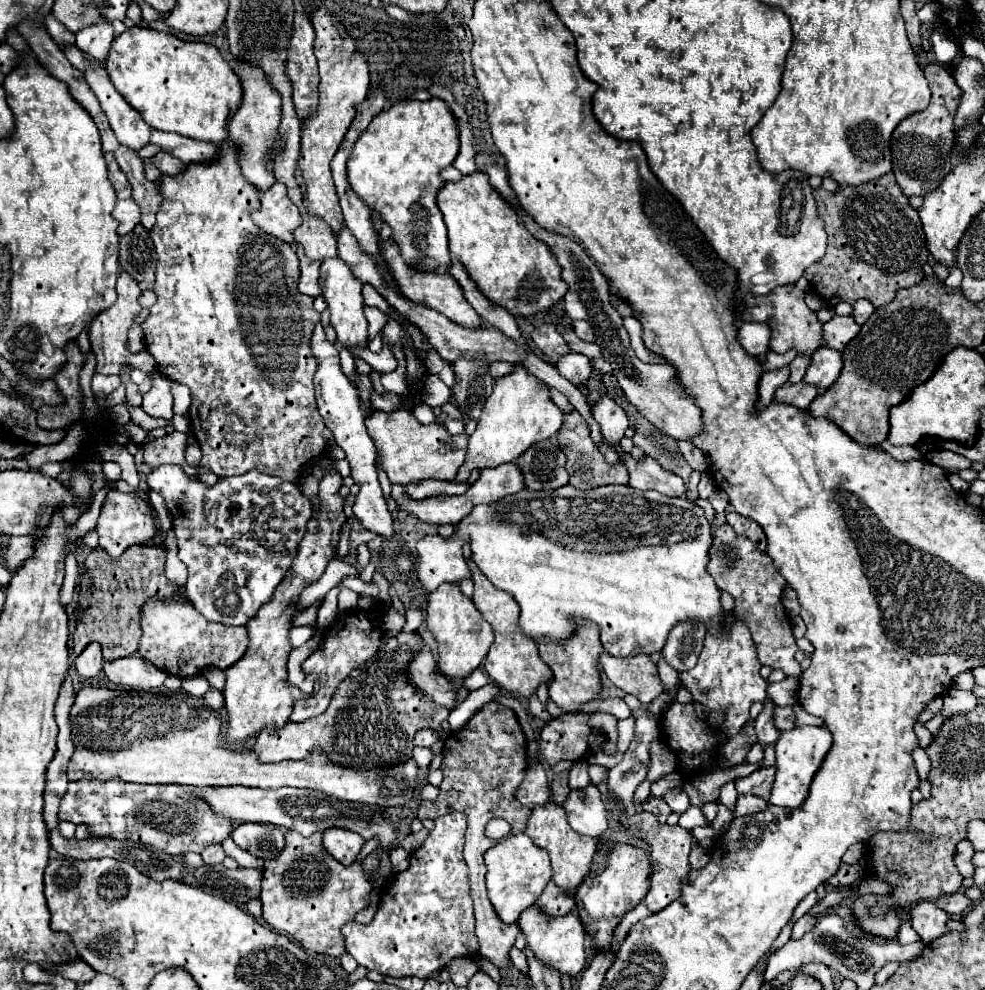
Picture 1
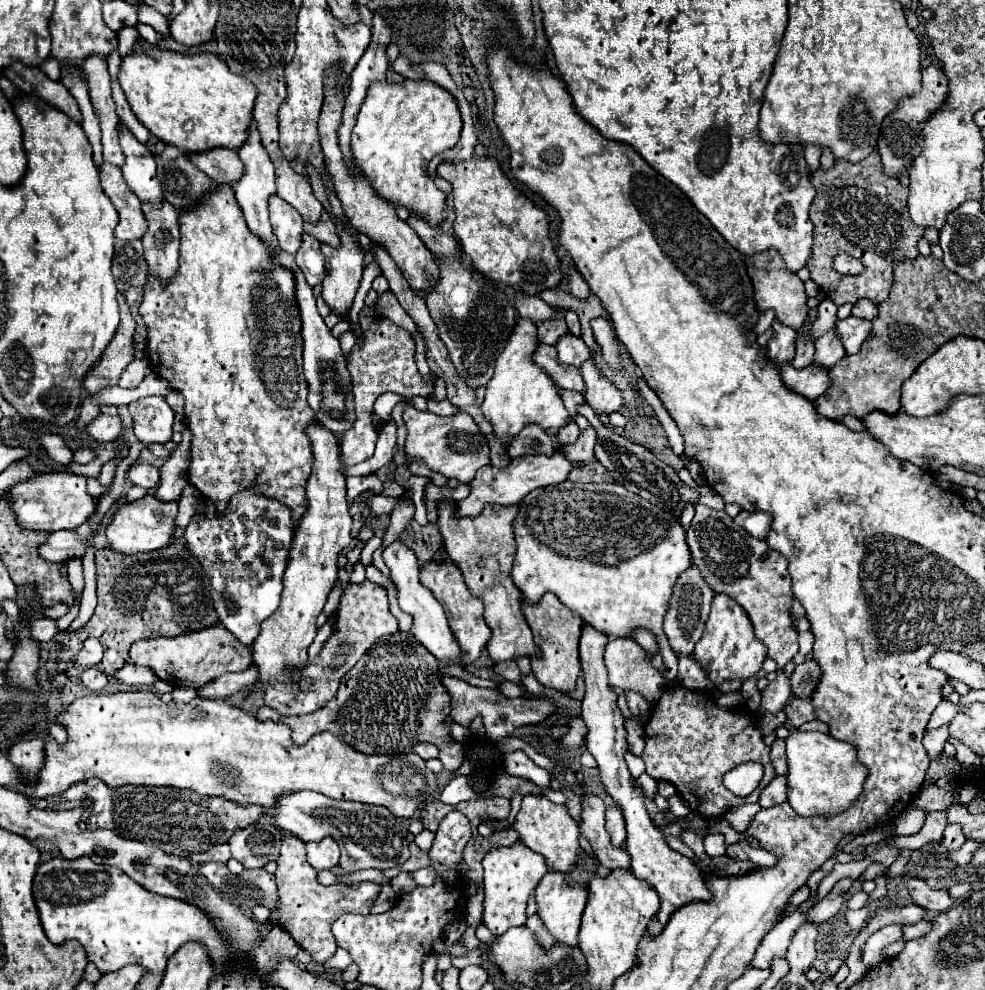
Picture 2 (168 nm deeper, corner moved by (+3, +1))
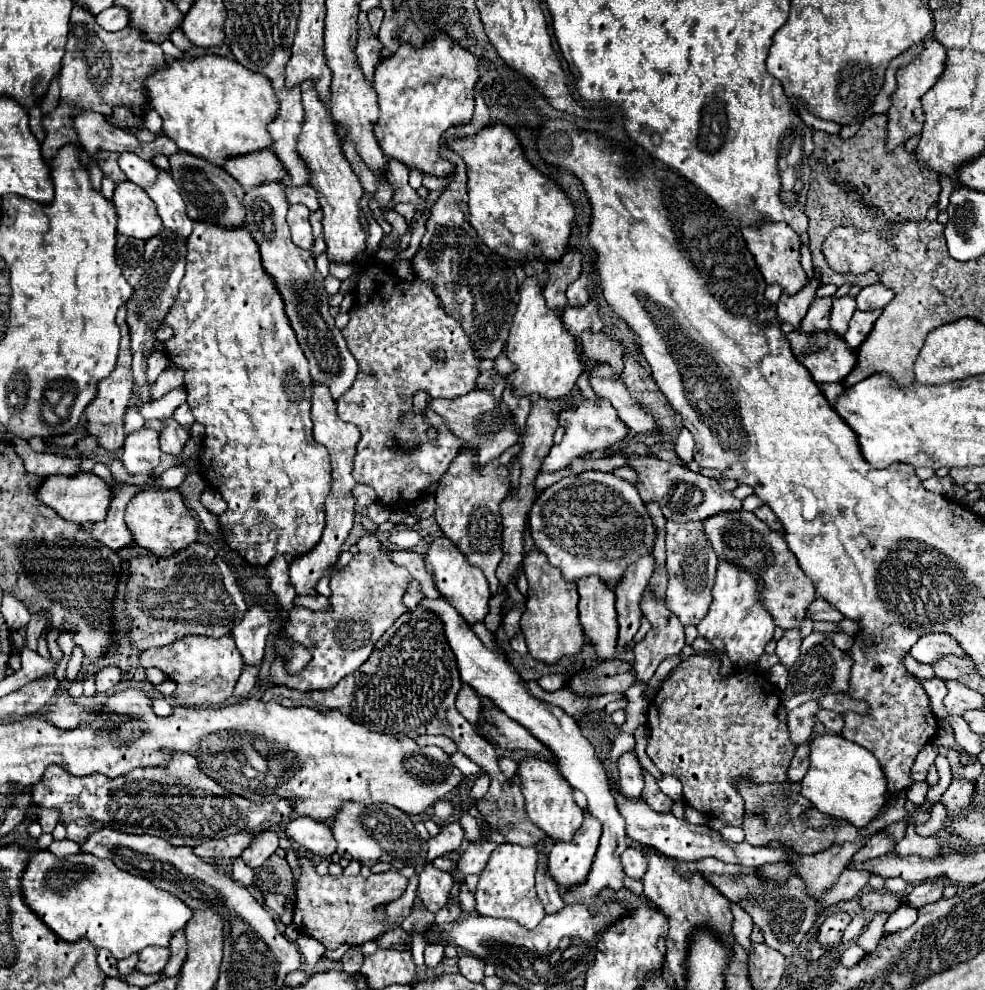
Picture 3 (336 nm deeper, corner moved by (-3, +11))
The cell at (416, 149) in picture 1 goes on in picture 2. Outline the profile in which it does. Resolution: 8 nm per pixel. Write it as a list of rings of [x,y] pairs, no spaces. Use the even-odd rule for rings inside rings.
[[[426,80],[372,82],[352,130],[352,154],[356,166],[370,178],[382,198],[392,204],[400,202],[422,214],[430,226],[438,226],[446,216],[446,194],[426,174],[426,166],[436,154],[456,146],[460,130],[458,102],[442,86]]]

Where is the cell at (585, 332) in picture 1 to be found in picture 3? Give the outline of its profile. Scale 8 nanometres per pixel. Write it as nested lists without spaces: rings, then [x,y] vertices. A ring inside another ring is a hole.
[[[582,274],[576,282],[572,282],[566,290],[566,296],[568,296],[568,304],[570,306],[580,306],[580,304],[586,304],[588,302],[588,292],[586,292],[586,276]]]

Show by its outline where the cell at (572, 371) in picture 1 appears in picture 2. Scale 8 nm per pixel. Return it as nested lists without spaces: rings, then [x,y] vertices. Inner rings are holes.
[[[568,332],[558,338],[556,350],[558,350],[558,358],[562,358],[562,362],[570,362],[574,366],[580,366],[584,360],[590,358],[590,348],[584,344],[584,340],[574,334],[568,334]]]

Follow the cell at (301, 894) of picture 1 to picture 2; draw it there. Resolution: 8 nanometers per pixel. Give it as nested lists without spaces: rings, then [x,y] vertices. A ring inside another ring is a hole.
[[[288,836],[282,842],[280,856],[278,856],[278,870],[276,870],[280,906],[274,910],[272,918],[278,918],[278,926],[284,928],[300,948],[312,954],[316,962],[326,962],[336,952],[336,940],[332,936],[332,924],[342,914],[368,914],[374,900],[380,894],[380,884],[376,882],[360,882],[360,884],[334,884],[320,886],[316,880],[316,870],[306,862],[304,842]]]

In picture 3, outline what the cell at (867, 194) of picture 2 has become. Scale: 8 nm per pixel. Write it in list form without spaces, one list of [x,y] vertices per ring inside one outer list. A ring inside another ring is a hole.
[[[874,114],[868,122],[860,126],[860,130],[848,138],[842,140],[840,136],[832,136],[826,132],[814,132],[814,152],[810,156],[810,168],[812,168],[812,178],[810,178],[810,190],[808,190],[808,200],[806,200],[806,216],[810,218],[810,252],[812,252],[812,264],[814,270],[818,272],[822,282],[830,282],[836,286],[850,284],[850,286],[872,286],[878,282],[878,274],[871,270],[866,274],[841,274],[834,272],[826,256],[822,254],[822,244],[828,238],[830,230],[838,226],[854,226],[858,230],[878,230],[882,232],[888,226],[902,226],[906,222],[920,222],[926,218],[926,212],[930,210],[932,204],[936,204],[938,194],[940,194],[940,184],[934,174],[924,172],[918,162],[914,152],[906,152],[904,146],[894,148],[892,152],[886,152],[884,140],[886,140],[886,114]],[[832,142],[842,142],[838,148],[832,146]],[[854,144],[854,146],[852,146]]]

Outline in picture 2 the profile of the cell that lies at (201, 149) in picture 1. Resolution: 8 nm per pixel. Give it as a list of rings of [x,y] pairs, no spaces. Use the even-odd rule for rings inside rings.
[[[218,148],[218,150],[210,150],[206,154],[192,154],[190,160],[202,172],[206,172],[216,184],[222,184],[222,186],[230,186],[230,184],[238,182],[244,174],[242,160],[238,158],[238,152],[234,152],[234,150]]]

